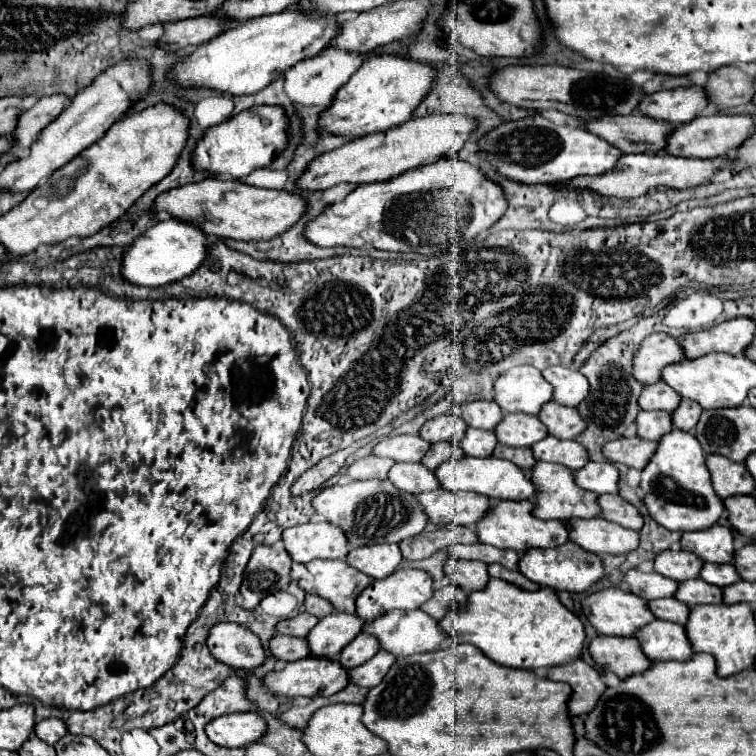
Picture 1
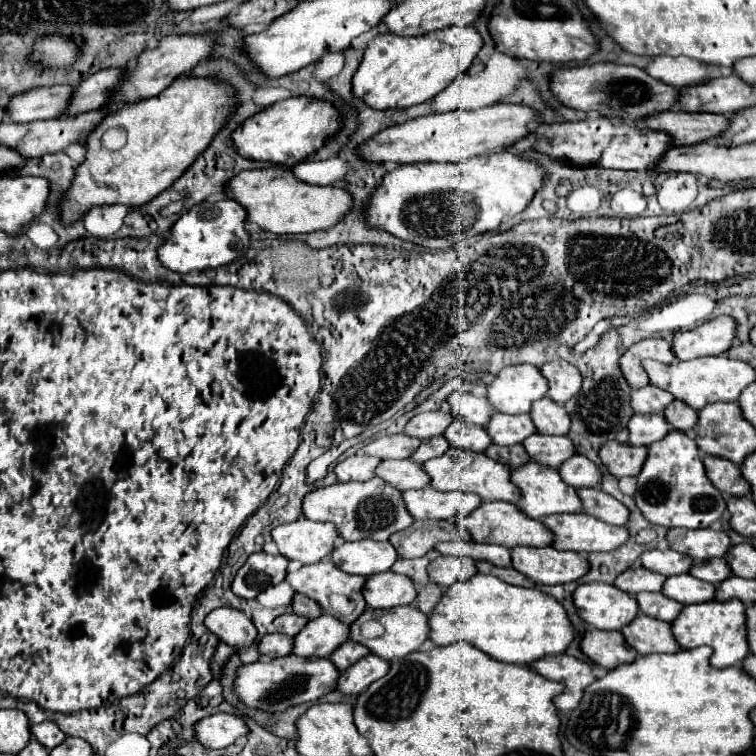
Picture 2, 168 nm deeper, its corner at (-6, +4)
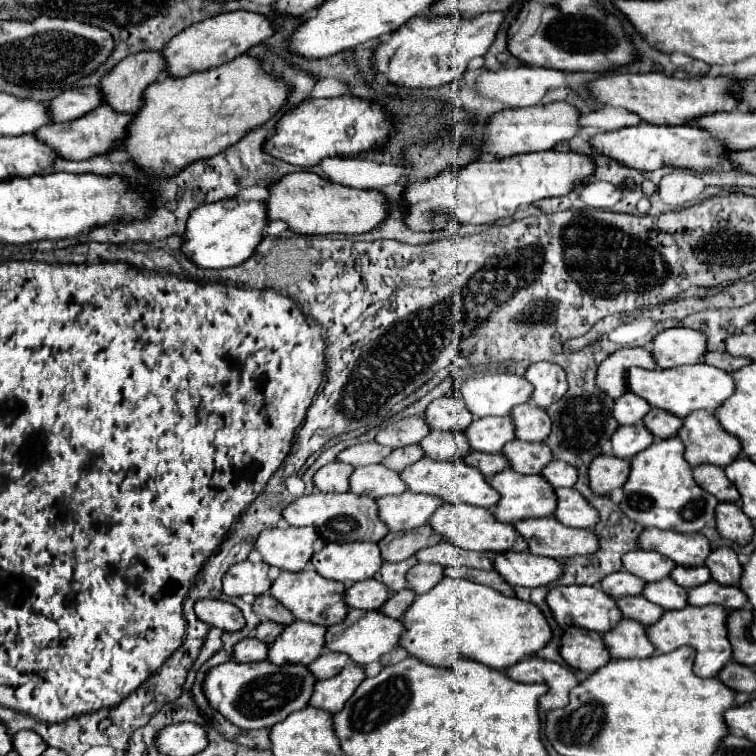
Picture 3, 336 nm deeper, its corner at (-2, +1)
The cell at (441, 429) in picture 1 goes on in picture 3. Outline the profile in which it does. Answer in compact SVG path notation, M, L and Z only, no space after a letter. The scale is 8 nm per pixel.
M411 416L395 420L389 426L381 428L375 436L375 442L389 448L403 448L409 444L419 444L427 434L429 434L427 422L423 422L423 418Z

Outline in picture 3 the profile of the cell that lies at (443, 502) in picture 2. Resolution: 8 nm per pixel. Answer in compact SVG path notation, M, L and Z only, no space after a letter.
M403 492L399 496L379 498L377 512L379 512L379 520L391 532L403 532L427 524L435 508L439 508L441 504L443 502L439 502L439 498L431 498L427 494Z

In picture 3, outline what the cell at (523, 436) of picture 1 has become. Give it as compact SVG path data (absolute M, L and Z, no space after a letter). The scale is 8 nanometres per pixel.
M493 416L475 418L471 422L471 426L465 428L463 434L473 450L487 452L487 454L499 452L509 440L515 438L509 416L505 416L505 418L493 418Z

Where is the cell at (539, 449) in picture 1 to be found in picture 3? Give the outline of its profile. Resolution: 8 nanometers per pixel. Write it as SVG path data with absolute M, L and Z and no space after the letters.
M511 440L505 444L501 454L507 458L509 468L519 474L537 474L547 462L551 462L551 450L541 444L533 442L519 442Z

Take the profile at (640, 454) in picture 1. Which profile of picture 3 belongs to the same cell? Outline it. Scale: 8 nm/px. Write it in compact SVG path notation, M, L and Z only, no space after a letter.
M599 456L589 466L589 488L597 496L609 496L613 488L621 488L629 478L629 462L613 456Z

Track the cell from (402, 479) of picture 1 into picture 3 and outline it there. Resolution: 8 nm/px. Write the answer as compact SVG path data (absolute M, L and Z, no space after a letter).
M379 464L355 468L353 474L349 476L349 492L353 494L381 498L387 494L401 494L405 490L407 488L403 486L403 480L399 478L399 474Z

